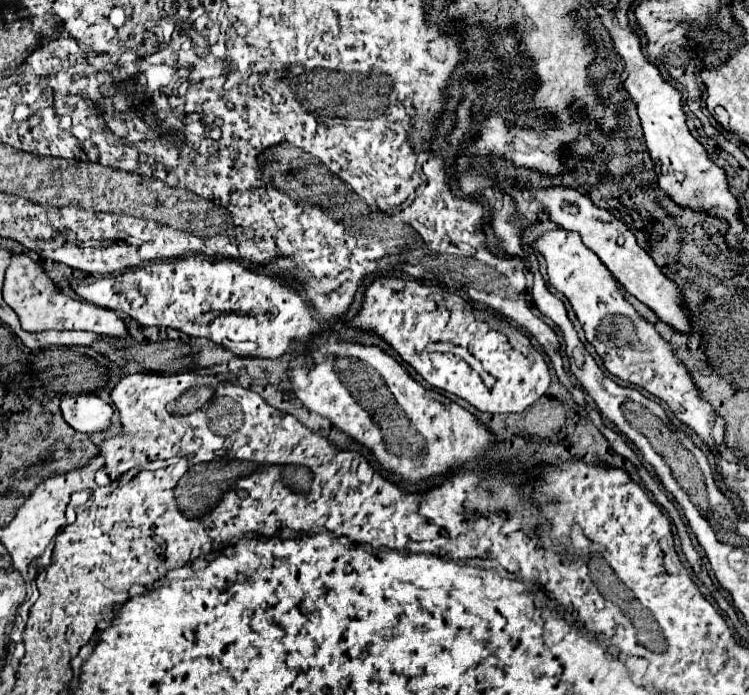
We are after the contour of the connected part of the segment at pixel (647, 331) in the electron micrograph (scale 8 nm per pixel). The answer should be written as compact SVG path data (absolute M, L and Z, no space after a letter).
M559 227L535 239L531 243L531 249L545 257L549 283L569 299L587 341L601 355L605 369L623 381L641 385L645 391L665 401L671 407L673 415L689 429L693 429L699 439L703 439L711 447L721 447L723 419L717 417L713 413L713 407L699 397L697 387L693 385L687 369L677 361L671 345L663 341L655 327L641 319L633 305L623 299L617 289L615 277L599 261L599 257L583 245L579 233Z

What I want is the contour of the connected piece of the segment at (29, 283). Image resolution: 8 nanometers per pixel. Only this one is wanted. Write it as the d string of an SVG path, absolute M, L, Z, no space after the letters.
M19 253L11 257L11 265L7 267L5 285L3 285L3 301L11 305L11 309L19 315L25 331L49 331L49 329L75 329L75 331L93 331L99 335L129 339L129 329L123 319L119 319L113 311L95 307L87 301L67 297L59 291L59 287L49 279L41 261L33 261L27 253Z

